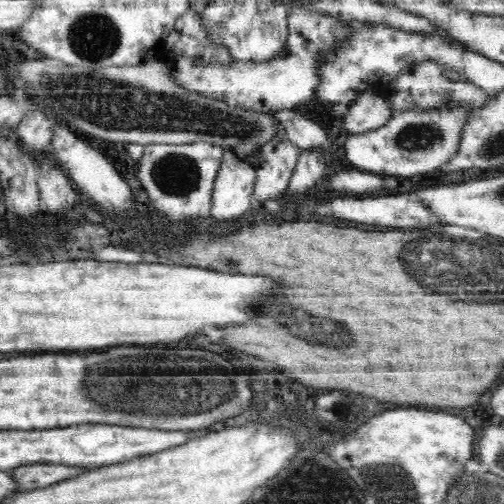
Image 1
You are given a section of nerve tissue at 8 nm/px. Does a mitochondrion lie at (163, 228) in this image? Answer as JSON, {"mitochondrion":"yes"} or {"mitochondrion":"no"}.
{"mitochondrion":"no"}

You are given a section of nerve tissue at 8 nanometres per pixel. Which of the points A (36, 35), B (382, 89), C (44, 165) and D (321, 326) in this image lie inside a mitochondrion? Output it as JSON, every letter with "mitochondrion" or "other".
{"A":"other","B":"other","C":"other","D":"mitochondrion"}

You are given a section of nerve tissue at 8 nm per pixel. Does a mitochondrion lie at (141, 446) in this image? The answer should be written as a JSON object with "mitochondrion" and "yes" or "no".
{"mitochondrion":"no"}

